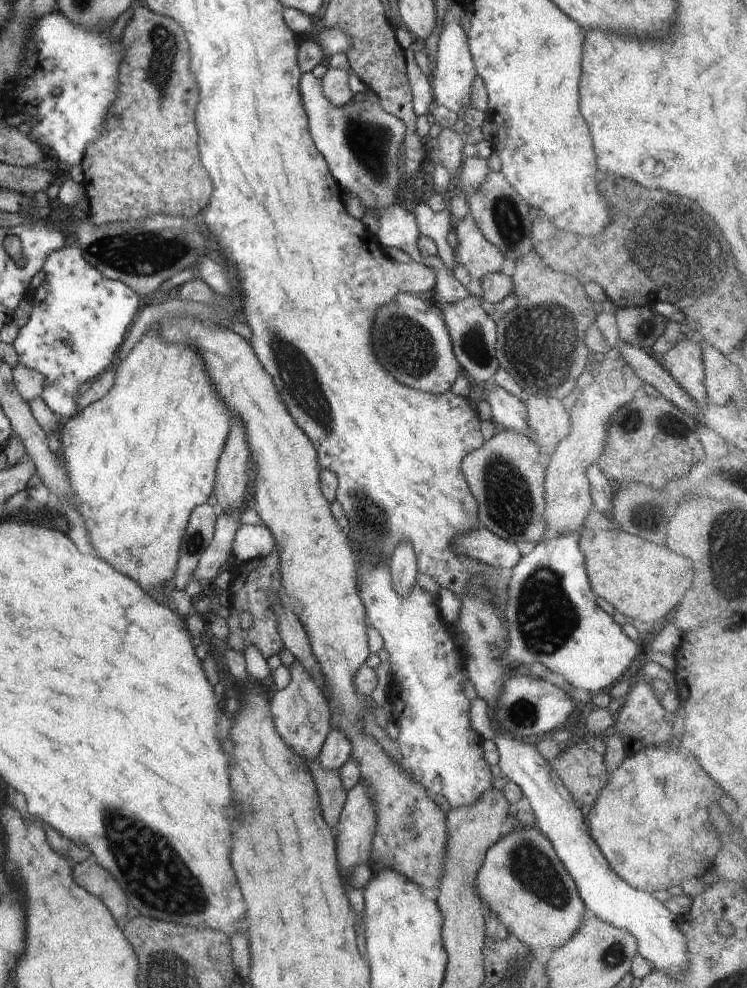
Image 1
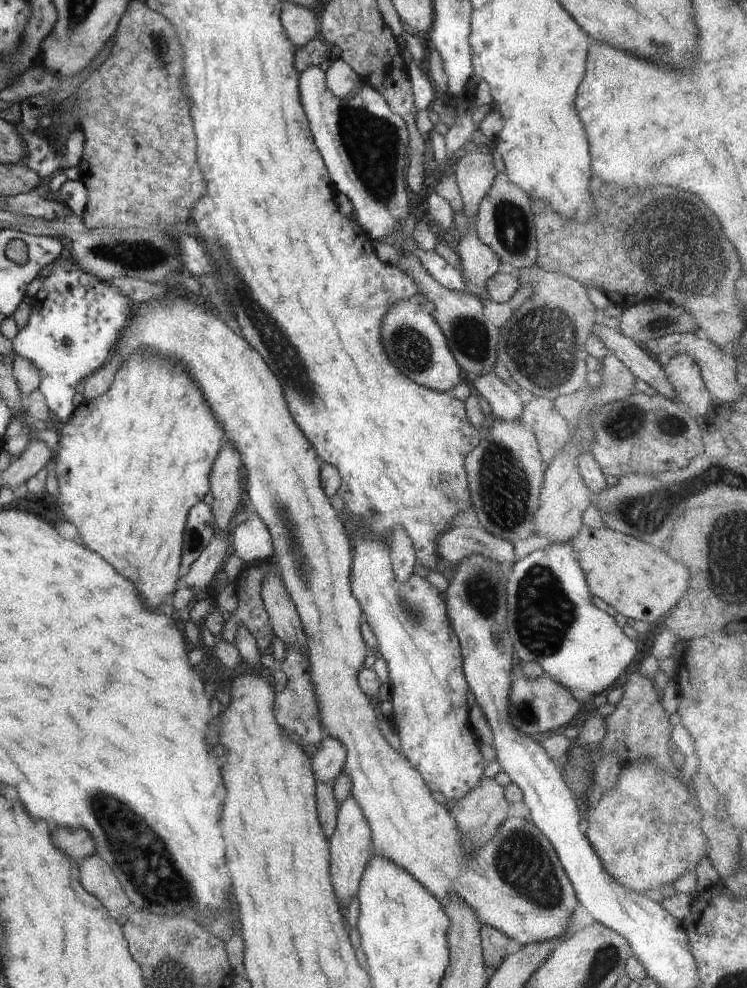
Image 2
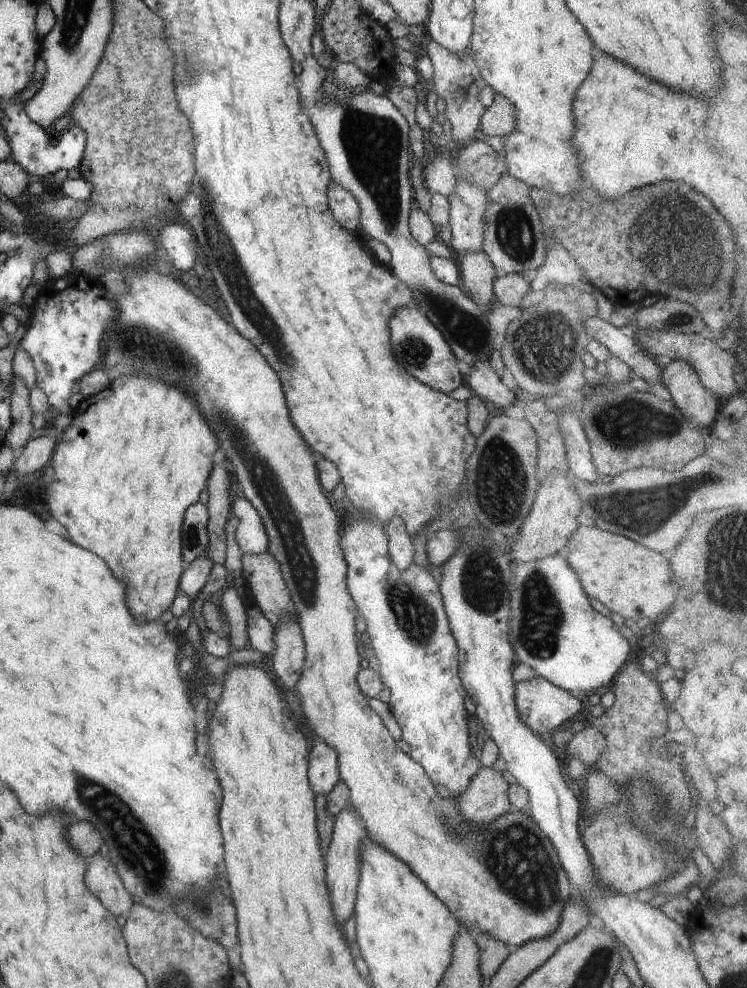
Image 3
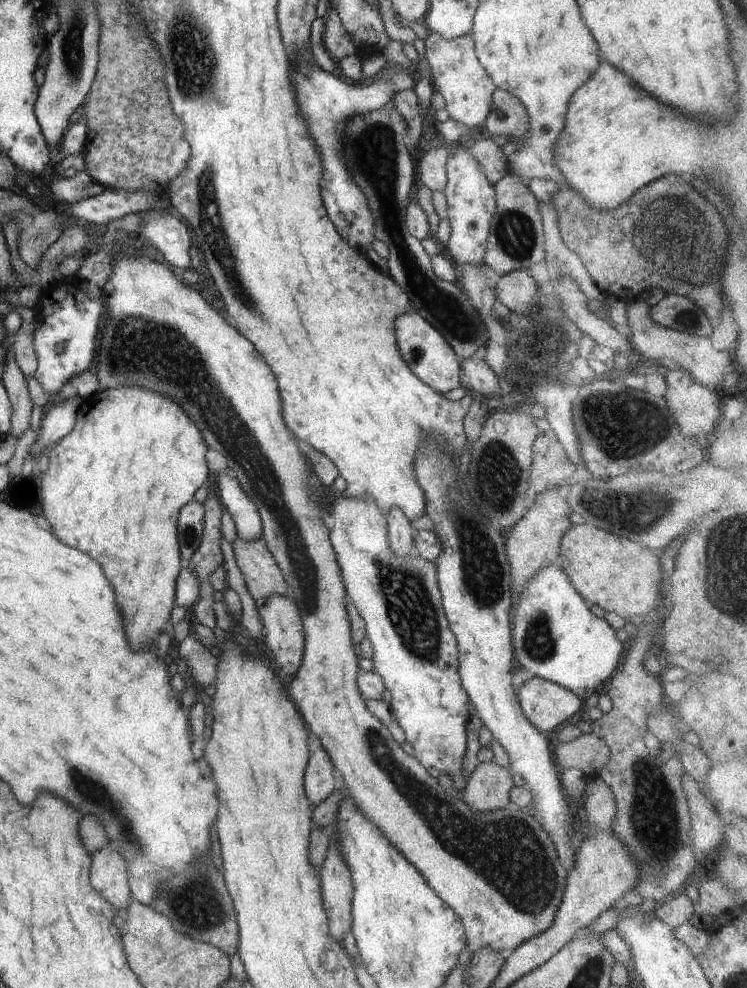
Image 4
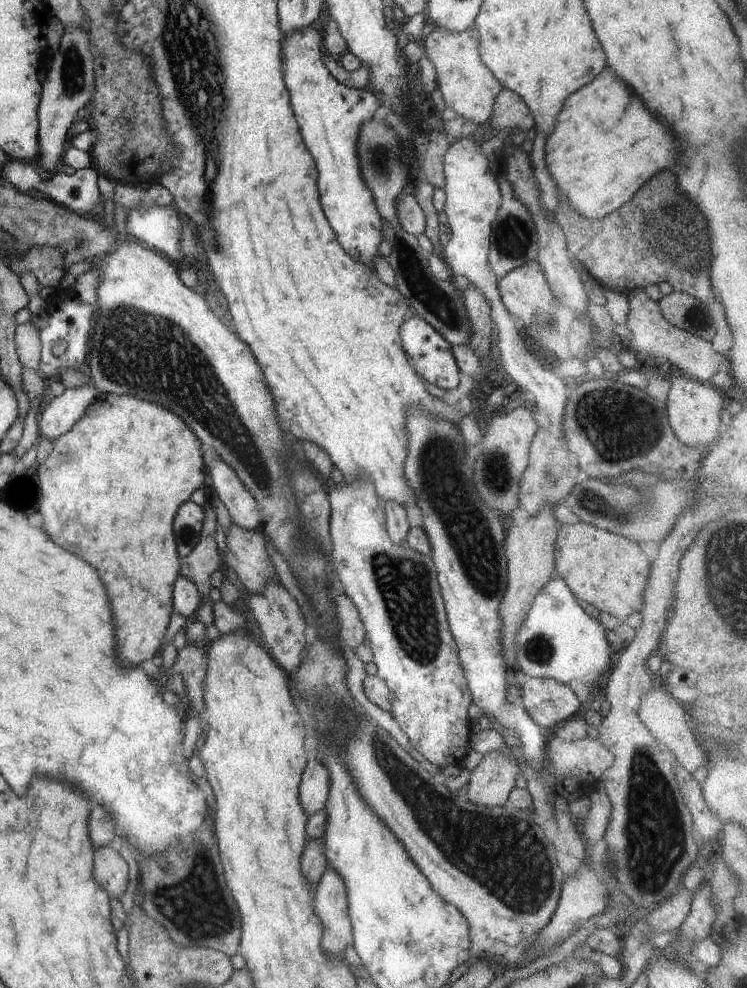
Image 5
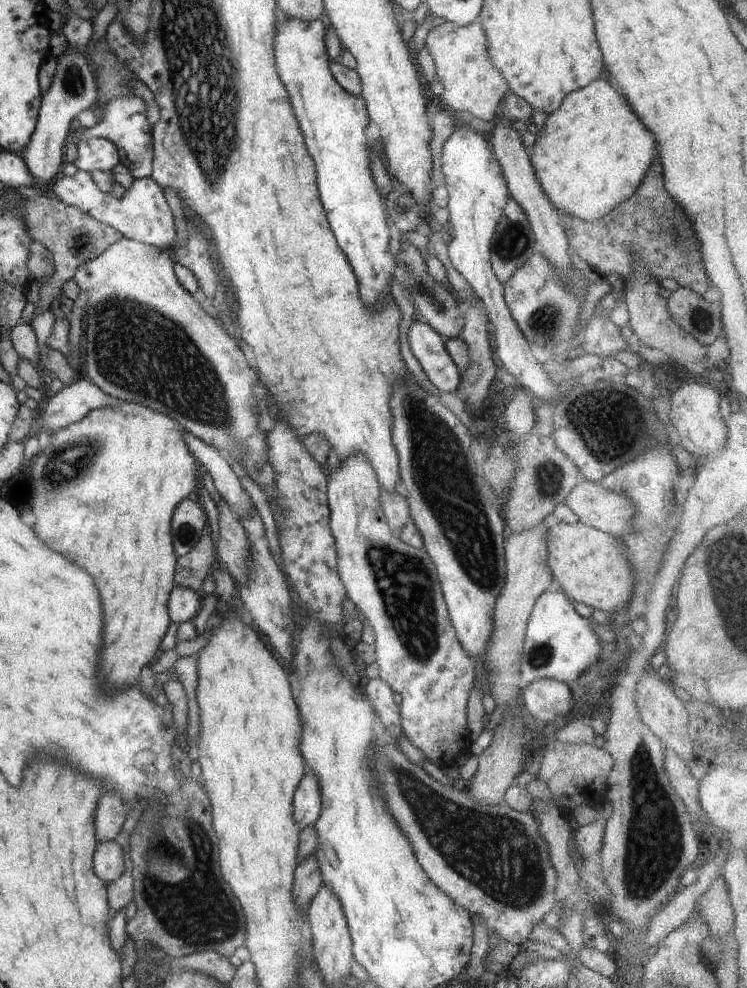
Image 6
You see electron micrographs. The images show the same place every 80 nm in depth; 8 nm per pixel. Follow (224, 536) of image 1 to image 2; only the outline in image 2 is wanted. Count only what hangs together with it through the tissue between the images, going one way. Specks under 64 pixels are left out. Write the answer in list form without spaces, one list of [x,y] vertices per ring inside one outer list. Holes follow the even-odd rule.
[[[216,532],[212,542],[204,548],[183,577],[186,587],[193,590],[194,588],[204,588],[214,582],[217,572],[222,568],[226,556],[230,552],[227,542],[228,540],[221,533]]]

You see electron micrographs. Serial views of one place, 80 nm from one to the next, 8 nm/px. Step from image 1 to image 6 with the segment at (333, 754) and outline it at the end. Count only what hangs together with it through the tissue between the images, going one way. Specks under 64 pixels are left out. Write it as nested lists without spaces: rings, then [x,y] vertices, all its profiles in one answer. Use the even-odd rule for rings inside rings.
[[[308,769],[300,780],[294,796],[294,820],[300,831],[306,826],[315,824],[322,812],[322,794],[316,780],[316,774]]]

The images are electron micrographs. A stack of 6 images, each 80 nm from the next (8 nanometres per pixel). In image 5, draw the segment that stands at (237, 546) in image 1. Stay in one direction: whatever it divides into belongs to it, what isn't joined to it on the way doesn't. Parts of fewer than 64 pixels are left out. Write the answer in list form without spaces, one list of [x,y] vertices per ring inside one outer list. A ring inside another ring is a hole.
[[[202,448],[201,454],[206,472],[210,474],[210,485],[226,505],[232,521],[242,529],[258,530],[262,526],[259,507],[240,478],[222,460],[216,460],[206,448]]]

